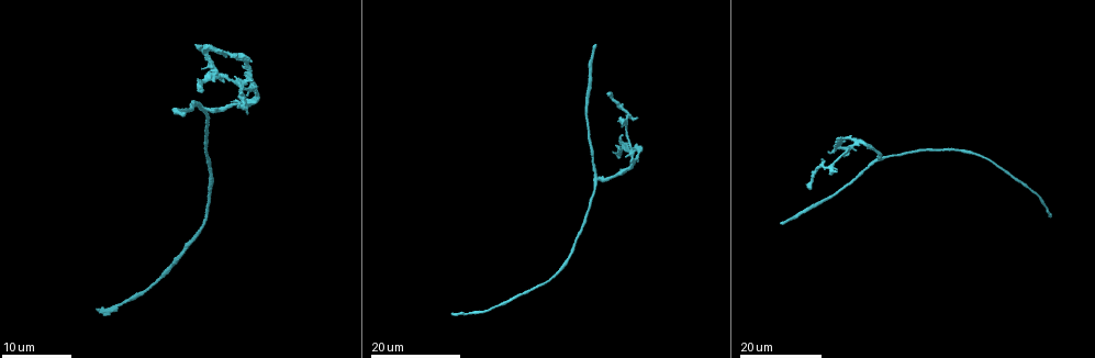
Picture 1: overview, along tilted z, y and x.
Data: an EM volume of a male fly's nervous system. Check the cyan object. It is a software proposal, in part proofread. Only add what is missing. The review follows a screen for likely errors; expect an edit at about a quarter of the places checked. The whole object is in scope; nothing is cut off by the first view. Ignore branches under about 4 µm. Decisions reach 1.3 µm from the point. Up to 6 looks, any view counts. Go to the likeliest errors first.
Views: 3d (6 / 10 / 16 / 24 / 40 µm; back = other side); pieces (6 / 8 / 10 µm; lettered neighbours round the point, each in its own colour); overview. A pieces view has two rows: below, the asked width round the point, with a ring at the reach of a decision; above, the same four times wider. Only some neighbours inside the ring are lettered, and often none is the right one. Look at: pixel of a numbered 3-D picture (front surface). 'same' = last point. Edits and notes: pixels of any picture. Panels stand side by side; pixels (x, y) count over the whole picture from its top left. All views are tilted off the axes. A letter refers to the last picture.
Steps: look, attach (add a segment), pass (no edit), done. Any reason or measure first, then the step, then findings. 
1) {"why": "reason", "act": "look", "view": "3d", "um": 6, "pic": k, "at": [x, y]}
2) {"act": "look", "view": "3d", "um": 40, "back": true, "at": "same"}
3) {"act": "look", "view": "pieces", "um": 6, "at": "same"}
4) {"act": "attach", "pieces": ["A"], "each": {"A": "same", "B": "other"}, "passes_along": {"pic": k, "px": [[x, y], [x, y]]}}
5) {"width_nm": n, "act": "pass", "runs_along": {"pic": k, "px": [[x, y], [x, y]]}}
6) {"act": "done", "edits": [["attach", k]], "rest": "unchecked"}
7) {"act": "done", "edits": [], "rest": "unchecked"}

{"why": "end of a long branch", "act": "look", "view": "3d", "um": 16, "pic": 1, "at": [594, 46]}

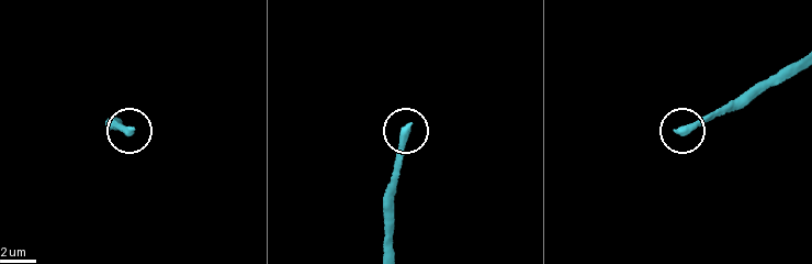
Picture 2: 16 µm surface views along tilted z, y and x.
{"act": "look", "view": "pieces", "um": 6, "pic": 2, "at": [678, 131]}

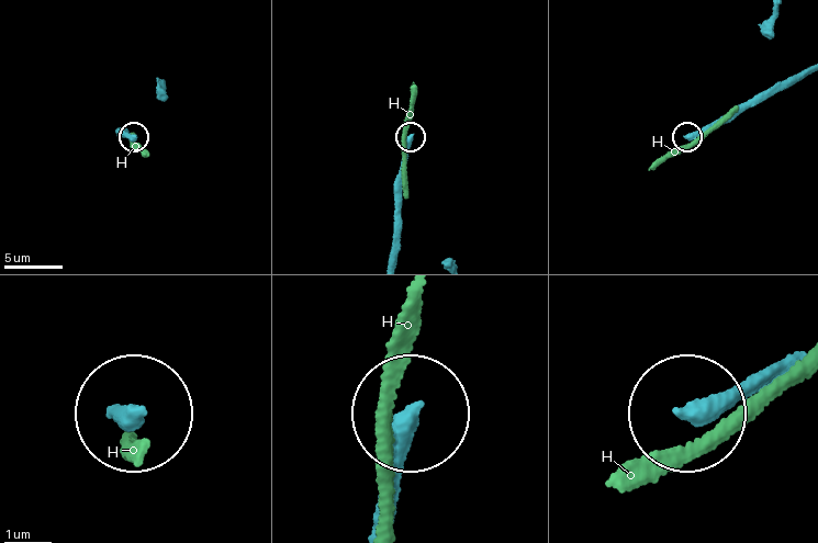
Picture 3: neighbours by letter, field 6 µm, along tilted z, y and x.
{"act": "pass", "each": {"H": "other"}, "runs_along": {"pic": 3, "px": [[394, 256], [395, 189], [410, 138]]}, "found": "none of them fits"}

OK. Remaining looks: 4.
{"why": "end of a long branch", "act": "look", "view": "3d", "um": 16, "pic": 1, "at": [97, 311]}

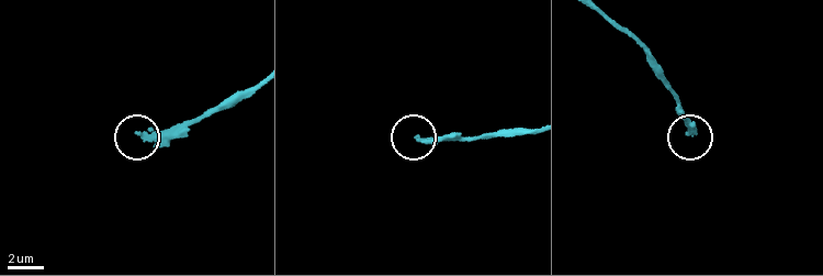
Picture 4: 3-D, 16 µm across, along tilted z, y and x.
{"act": "look", "view": "pieces", "um": 6, "pic": 4, "at": [686, 132]}

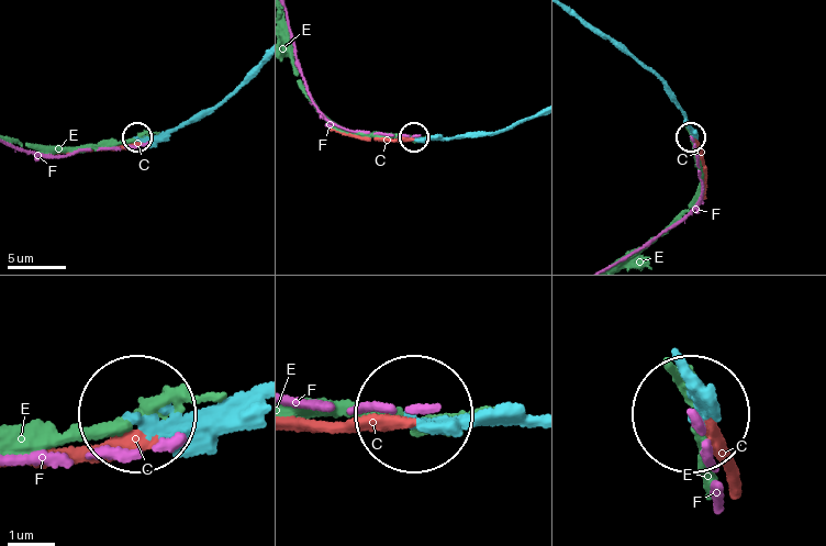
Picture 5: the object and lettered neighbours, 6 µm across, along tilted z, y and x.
{"act": "attach", "pieces": ["C"], "each": {"C": "same", "E": "other", "F": "other"}, "found": "the cell continues"}

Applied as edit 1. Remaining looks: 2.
{"why": "end of a long branch", "act": "look", "view": "3d", "um": 16, "pic": 1, "at": [198, 90]}

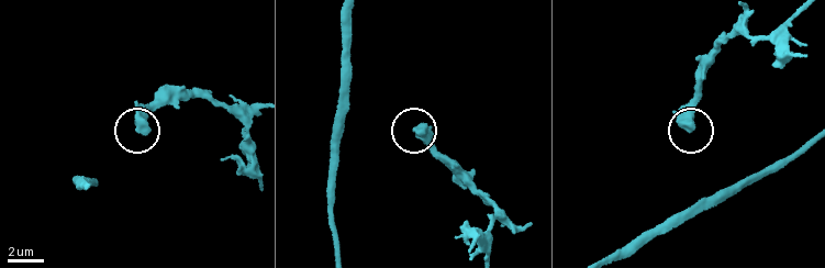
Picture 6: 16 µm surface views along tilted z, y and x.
{"act": "look", "view": "pieces", "um": 8, "pic": 6, "at": [688, 130]}

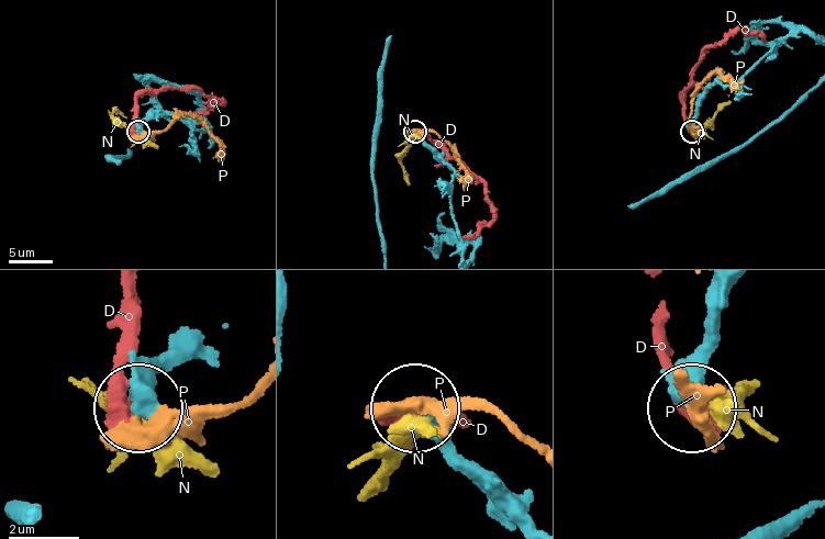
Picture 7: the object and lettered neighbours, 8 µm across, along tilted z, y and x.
{"act": "pass", "each": {"D": "other", "N": "other", "P": "other"}, "found": "no lettered segment goes on from it"}

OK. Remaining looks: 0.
{"act": "done", "edits": [["attach", 5]], "rest": "unchecked"}

